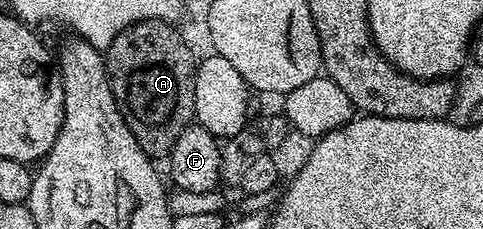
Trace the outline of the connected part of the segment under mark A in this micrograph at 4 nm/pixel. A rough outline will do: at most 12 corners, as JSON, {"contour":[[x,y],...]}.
{"contour":[[169,21],[104,50],[116,107],[151,159],[195,120],[196,56]]}

